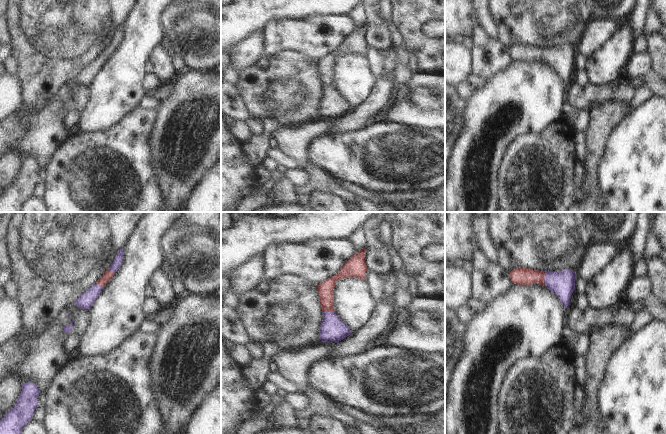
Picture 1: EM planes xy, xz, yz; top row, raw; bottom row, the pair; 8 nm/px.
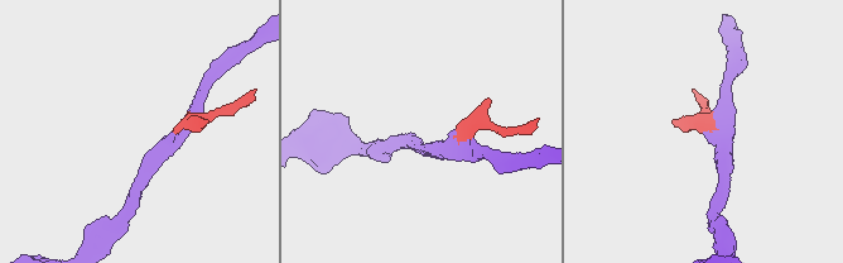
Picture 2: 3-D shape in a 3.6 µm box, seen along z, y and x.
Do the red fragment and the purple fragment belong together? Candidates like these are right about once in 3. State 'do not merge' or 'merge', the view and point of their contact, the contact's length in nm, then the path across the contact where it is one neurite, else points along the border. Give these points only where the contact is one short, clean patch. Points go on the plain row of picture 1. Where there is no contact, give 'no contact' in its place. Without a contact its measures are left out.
merge; meets red in yz at (544, 53); contact 110 nm long; runs through yz (524, 52), (544, 53), (562, 59)

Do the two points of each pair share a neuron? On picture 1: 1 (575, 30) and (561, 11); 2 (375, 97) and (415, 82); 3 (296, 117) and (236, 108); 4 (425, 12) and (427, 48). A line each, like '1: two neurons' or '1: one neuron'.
1: one neuron
2: two neurons
3: two neurons
4: one neuron

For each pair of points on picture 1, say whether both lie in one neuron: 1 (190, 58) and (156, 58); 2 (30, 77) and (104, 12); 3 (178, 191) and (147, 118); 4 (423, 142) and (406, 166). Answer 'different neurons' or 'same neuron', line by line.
1: different neurons
2: same neuron
3: different neurons
4: same neuron

